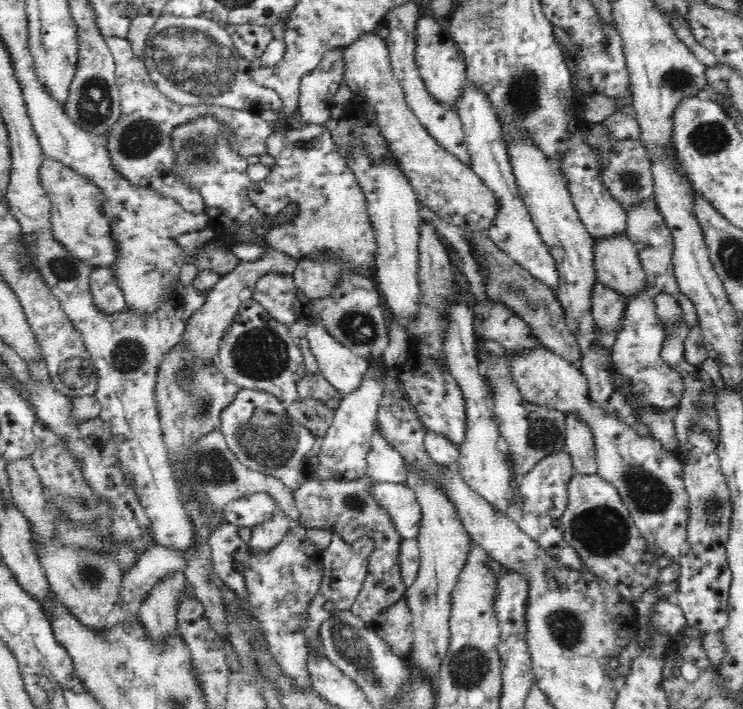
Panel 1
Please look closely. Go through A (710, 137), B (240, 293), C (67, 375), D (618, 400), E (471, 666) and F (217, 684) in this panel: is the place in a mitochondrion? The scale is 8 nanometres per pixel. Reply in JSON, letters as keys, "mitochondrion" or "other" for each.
{"A":"mitochondrion","B":"other","C":"mitochondrion","D":"other","E":"mitochondrion","F":"other"}

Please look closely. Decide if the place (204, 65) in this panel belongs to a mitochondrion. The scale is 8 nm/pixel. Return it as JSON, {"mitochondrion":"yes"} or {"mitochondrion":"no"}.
{"mitochondrion":"yes"}

